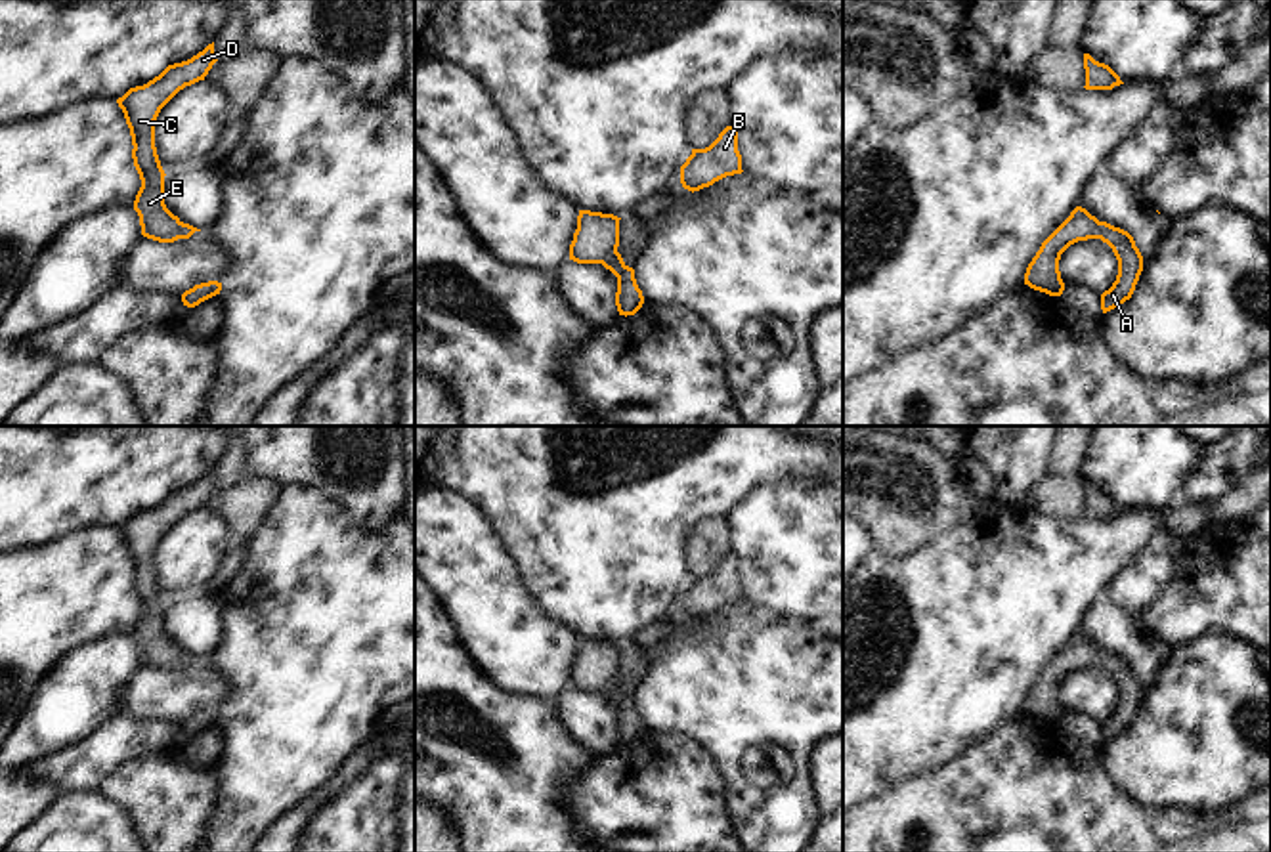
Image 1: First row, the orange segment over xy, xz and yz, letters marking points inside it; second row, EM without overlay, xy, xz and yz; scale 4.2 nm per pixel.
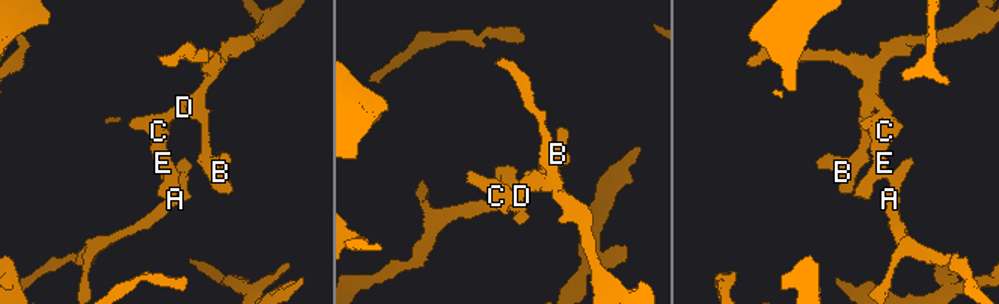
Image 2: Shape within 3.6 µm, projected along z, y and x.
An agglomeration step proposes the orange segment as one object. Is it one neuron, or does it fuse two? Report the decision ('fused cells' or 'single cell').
single cell

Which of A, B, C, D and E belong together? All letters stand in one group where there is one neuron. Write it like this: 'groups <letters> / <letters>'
groups A B C D E

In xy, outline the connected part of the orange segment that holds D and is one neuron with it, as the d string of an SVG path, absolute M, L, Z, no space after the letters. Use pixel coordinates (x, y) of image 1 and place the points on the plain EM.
M214 470L187 489L168 493L143 514L130 516L117 527L132 564L132 586L141 615L134 628L141 663L159 671L189 667L201 659L183 651L164 632L164 598L155 575L155 548L161 537L185 514L205 508L216 491Z

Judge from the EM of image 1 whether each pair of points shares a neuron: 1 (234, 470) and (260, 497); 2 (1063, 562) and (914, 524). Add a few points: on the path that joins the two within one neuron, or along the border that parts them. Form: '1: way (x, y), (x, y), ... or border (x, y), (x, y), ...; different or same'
1: border (243, 478), (218, 489); different
2: border (985, 512), (943, 532), (906, 556); different

